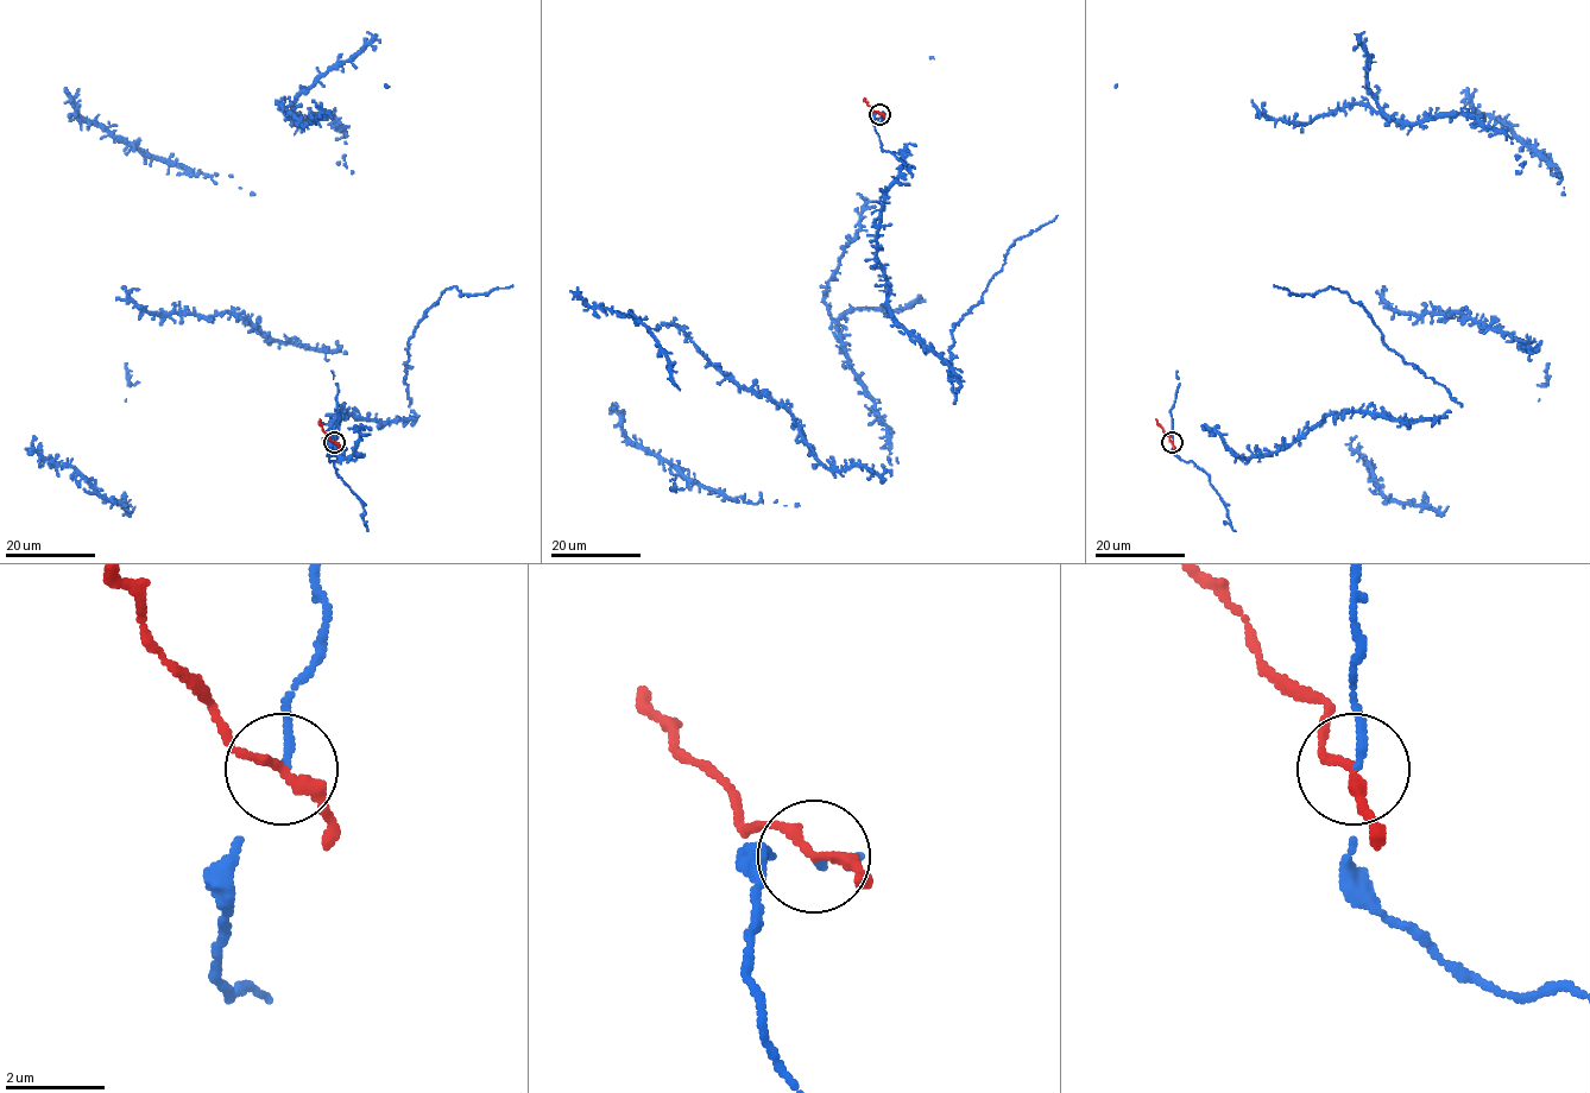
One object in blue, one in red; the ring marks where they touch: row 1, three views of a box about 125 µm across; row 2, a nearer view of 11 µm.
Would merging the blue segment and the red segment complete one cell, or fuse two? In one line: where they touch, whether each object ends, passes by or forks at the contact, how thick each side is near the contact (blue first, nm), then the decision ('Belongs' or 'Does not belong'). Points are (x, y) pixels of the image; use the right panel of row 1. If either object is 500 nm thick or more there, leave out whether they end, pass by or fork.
Place: (1172, 442). At the ring blue ends. At the ring red passes by. Thickness 160 nm (blue) against 190 nm. Does not belong

